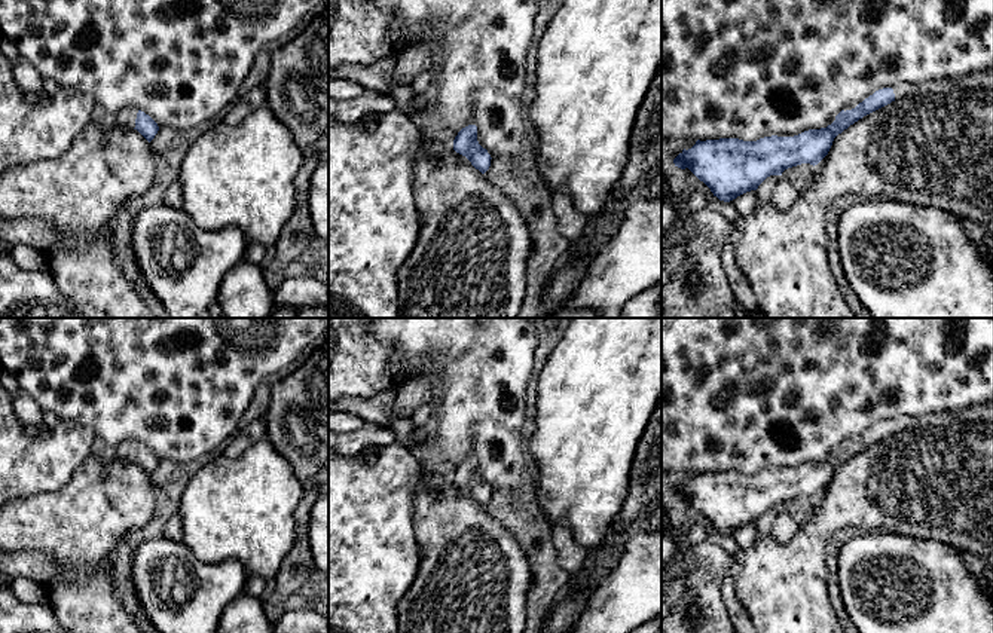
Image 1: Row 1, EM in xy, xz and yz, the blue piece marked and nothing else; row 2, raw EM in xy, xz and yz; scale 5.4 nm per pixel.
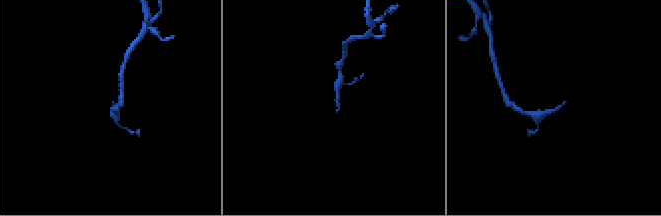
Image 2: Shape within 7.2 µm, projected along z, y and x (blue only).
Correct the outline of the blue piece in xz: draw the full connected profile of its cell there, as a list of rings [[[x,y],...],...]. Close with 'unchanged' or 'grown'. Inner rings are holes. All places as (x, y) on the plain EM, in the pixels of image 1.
[[[477,459],[462,461],[453,473],[453,483],[465,489],[471,498],[485,507],[491,499],[491,487],[477,474]]]; unchanged

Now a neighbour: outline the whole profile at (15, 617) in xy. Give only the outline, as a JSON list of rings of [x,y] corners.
[[[0,585],[0,633],[62,633],[52,609],[43,603],[25,603],[10,587]]]

